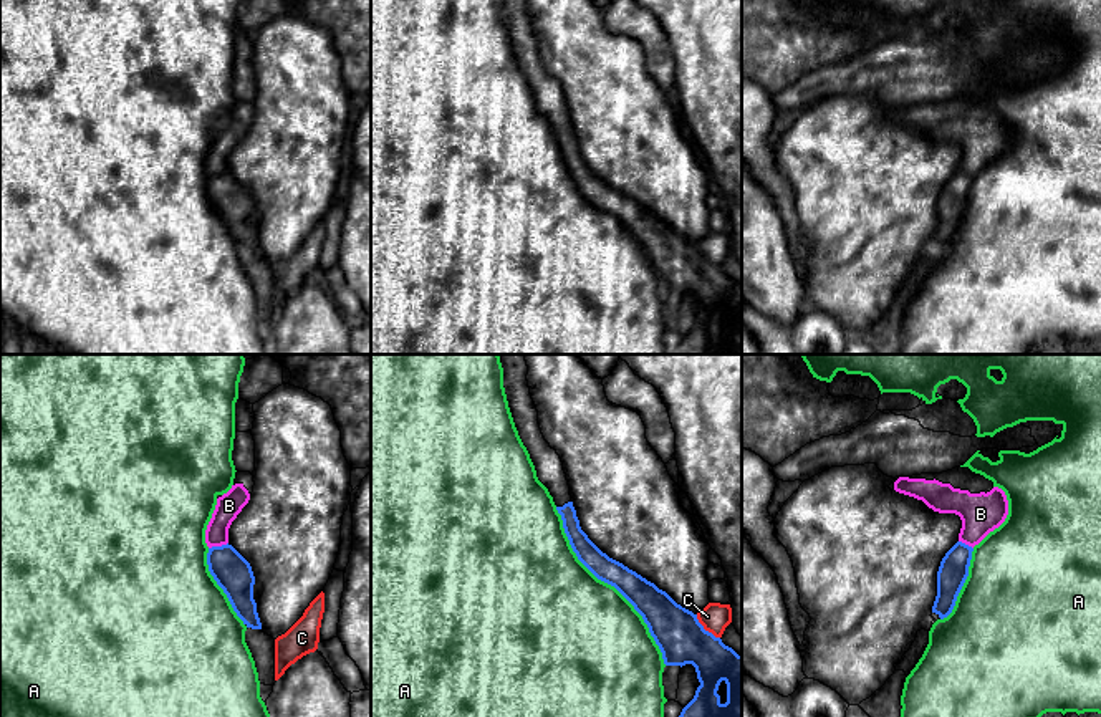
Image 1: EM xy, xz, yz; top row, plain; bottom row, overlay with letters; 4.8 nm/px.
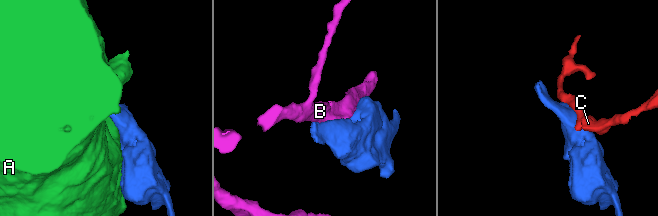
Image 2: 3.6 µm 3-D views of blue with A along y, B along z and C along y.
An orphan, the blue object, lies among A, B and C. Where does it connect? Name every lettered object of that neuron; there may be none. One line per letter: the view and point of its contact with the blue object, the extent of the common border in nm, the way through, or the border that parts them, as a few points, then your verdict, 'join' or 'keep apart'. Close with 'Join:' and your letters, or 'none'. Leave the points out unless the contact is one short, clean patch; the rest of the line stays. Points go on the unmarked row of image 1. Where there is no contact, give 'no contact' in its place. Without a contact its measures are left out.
A: meets blue in xz at (610, 212); contact 950 nm long; keep apart
B: meets blue in xy at (217, 176); contact 100 nm long; keep apart
C: meets blue in xz at (704, 259); contact 170 nm long; keep apart
Join: none

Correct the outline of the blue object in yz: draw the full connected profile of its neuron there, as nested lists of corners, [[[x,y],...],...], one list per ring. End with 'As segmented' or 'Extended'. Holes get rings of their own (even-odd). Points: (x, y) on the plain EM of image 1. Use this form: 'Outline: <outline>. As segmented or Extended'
Outline: [[[957,171],[942,187],[937,200],[937,225],[932,235],[940,248],[947,247],[957,230],[957,225],[969,205],[969,195],[974,177]]]. As segmented

